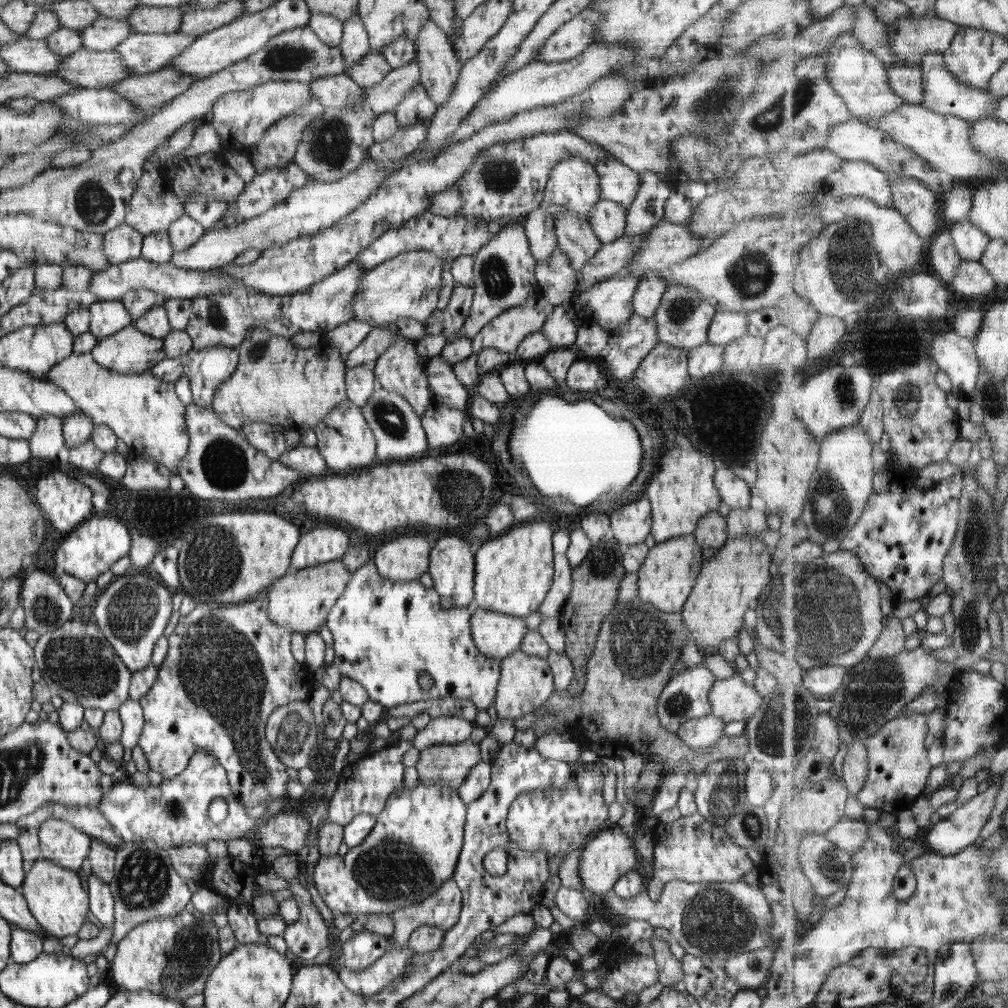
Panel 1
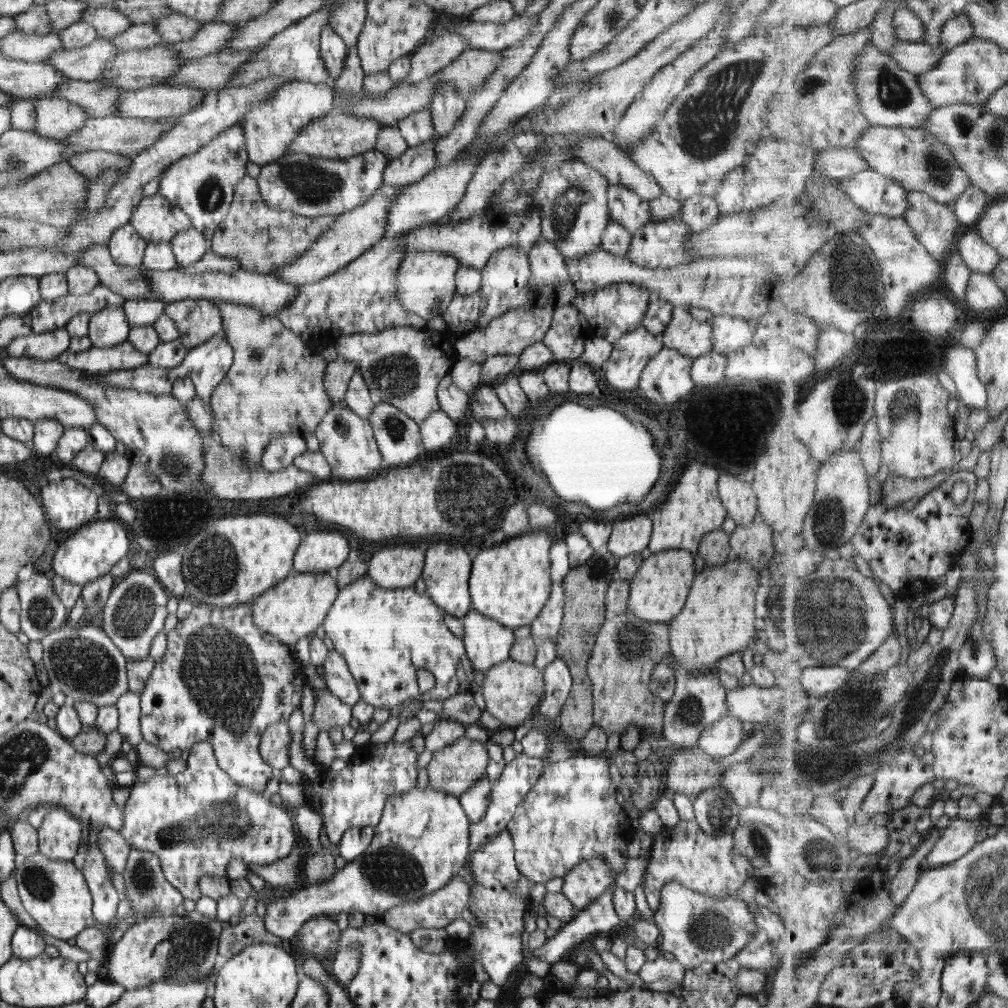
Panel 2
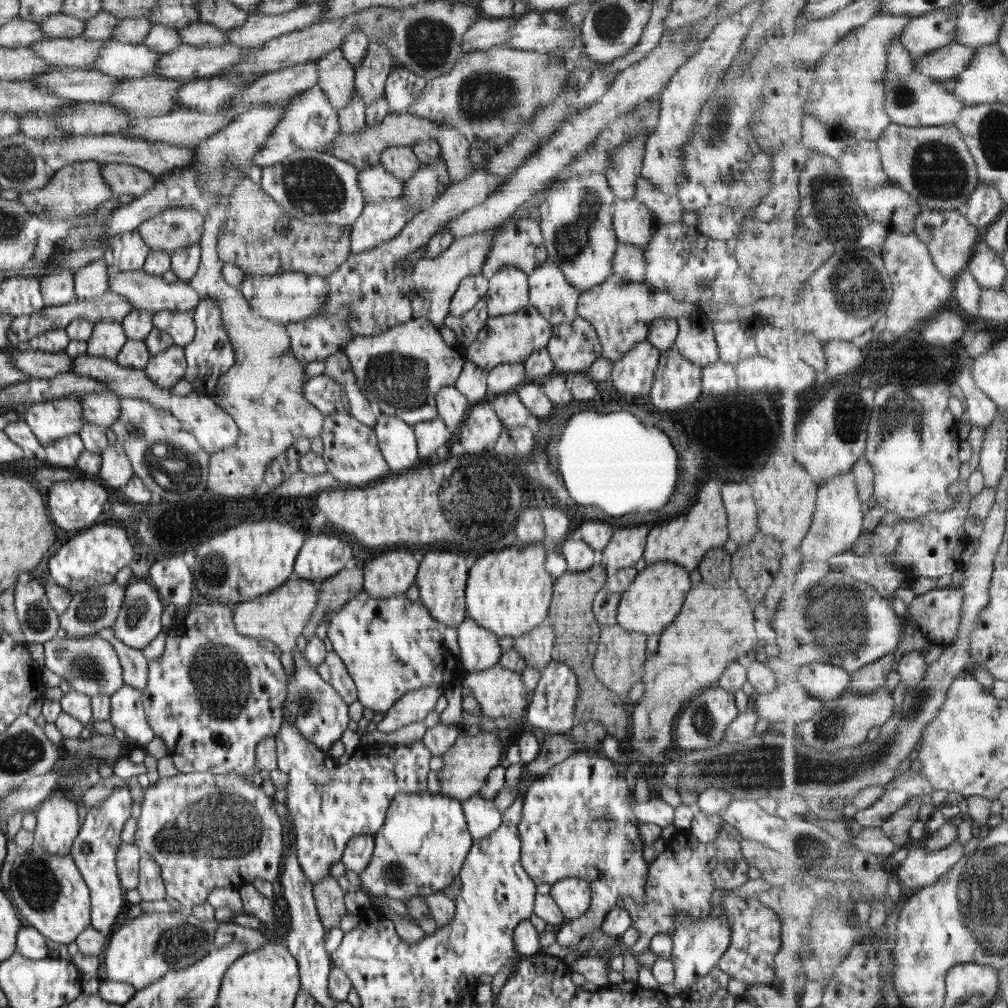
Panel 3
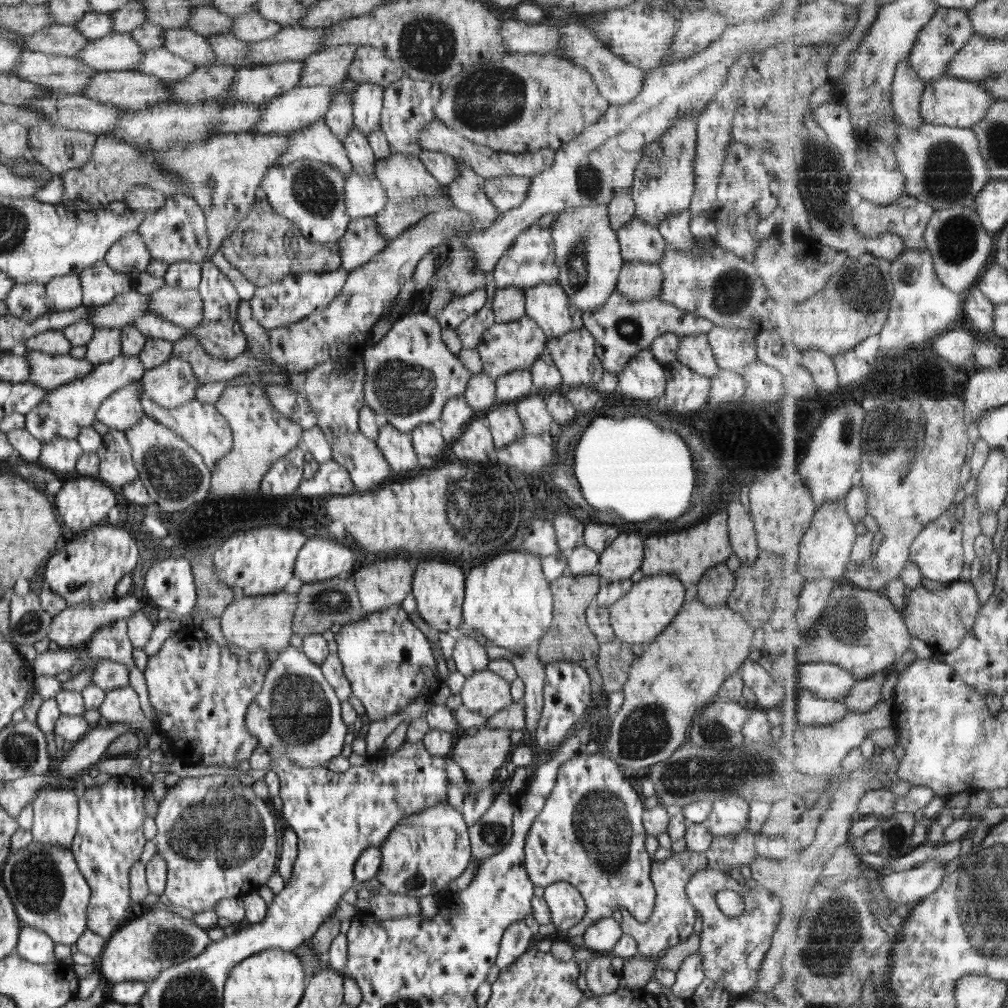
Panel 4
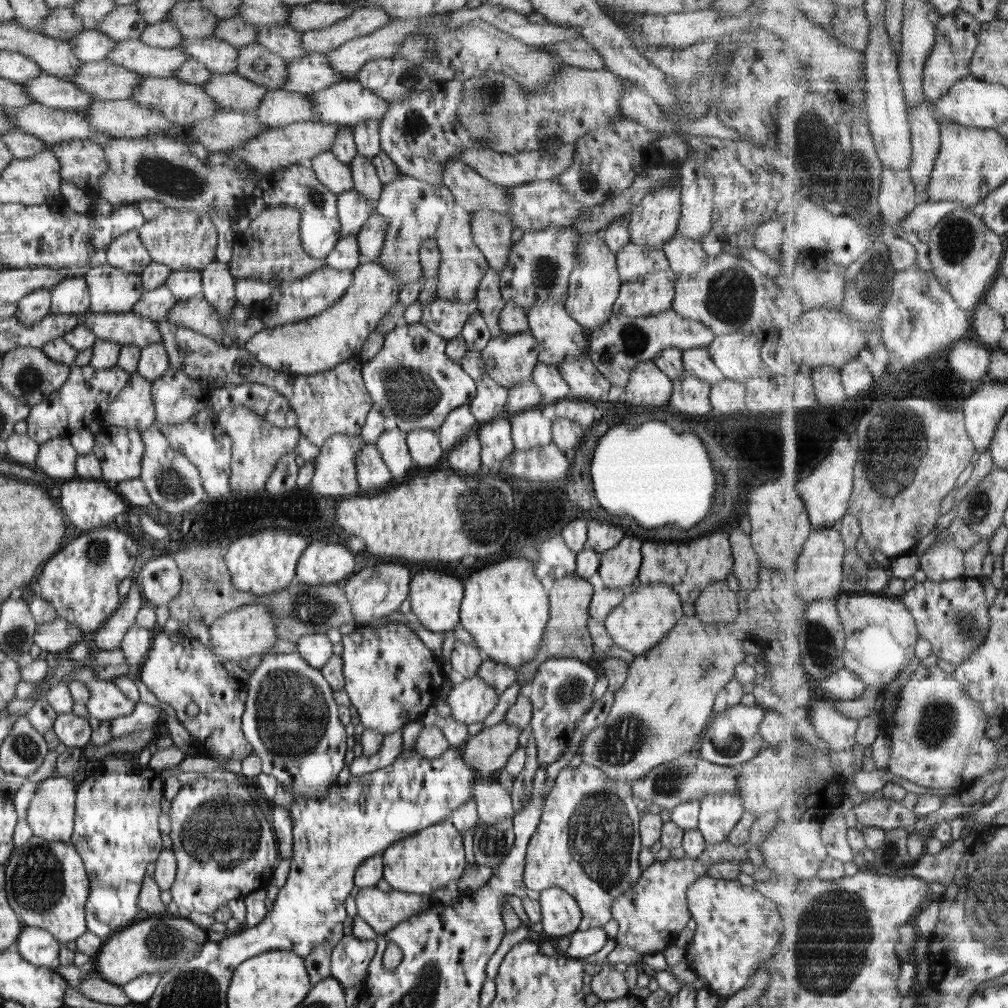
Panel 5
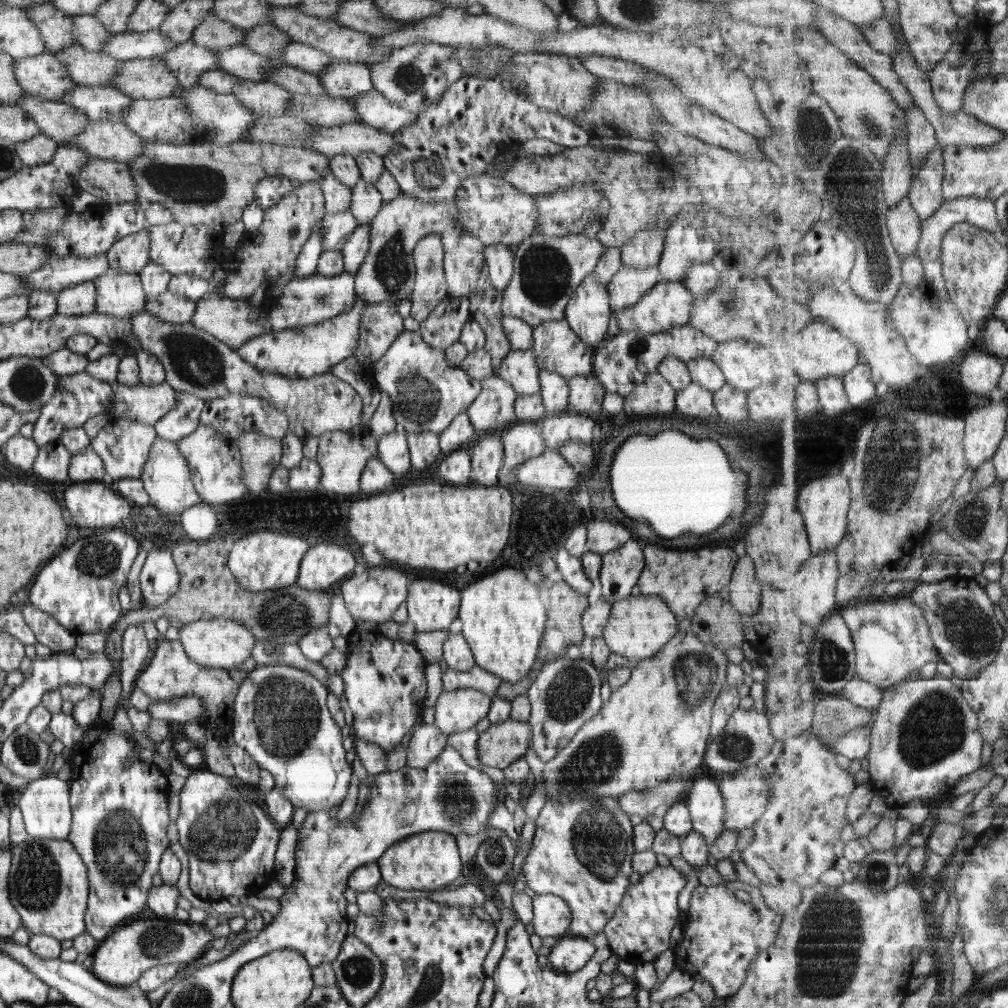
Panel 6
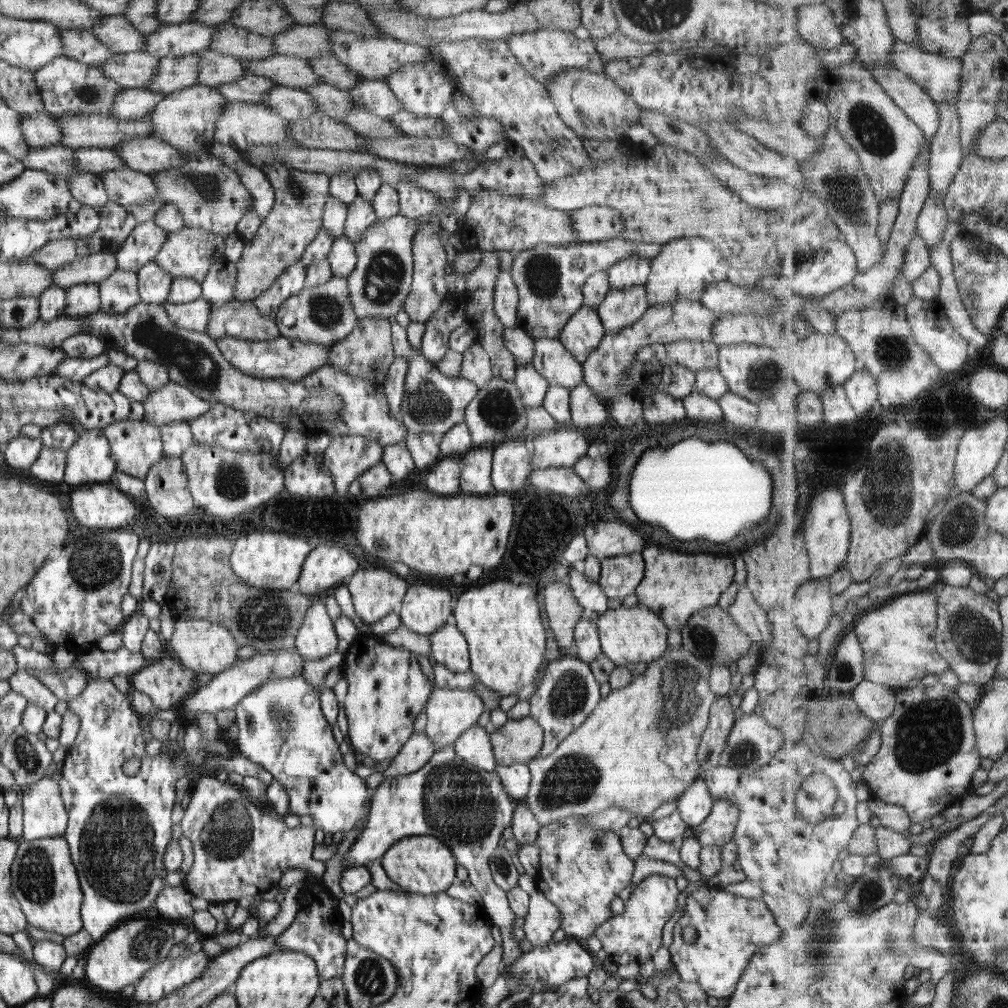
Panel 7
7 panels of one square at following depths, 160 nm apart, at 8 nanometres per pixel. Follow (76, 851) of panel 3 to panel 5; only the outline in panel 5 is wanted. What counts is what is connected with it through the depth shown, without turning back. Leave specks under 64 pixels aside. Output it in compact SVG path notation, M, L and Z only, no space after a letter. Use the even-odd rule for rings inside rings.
M100 767L88 775L76 789L75 819L70 843L82 857L89 878L89 895L85 904L87 930L103 942L122 928L133 925L134 918L140 912L138 897L142 890L146 868L150 862L156 862L163 849L158 818L162 812L160 800L164 784L165 778L160 773L153 775L138 771L118 775L109 774Z

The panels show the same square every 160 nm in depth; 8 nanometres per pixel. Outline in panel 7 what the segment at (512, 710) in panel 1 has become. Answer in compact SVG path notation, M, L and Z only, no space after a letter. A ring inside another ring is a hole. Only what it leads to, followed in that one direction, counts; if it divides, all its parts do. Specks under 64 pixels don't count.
M437 687L431 691L427 700L426 736L436 745L436 750L453 747L455 740L478 722L478 717L484 712L484 703L474 690L447 689Z

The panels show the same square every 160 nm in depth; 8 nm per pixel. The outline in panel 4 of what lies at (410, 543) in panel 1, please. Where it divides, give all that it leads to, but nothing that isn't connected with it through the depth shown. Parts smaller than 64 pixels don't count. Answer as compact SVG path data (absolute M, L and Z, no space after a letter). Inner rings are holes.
M398 556L355 569L351 576L363 612L374 613L401 605L412 590L414 572L414 562L398 560Z

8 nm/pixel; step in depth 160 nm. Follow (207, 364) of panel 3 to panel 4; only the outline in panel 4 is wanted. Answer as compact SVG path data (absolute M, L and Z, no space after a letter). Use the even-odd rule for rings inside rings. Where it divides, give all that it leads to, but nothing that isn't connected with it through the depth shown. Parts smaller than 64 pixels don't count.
M211 260L200 265L201 283L198 291L203 300L203 321L188 332L202 343L207 353L220 360L232 361L247 350L247 336L237 321L241 298L232 281Z

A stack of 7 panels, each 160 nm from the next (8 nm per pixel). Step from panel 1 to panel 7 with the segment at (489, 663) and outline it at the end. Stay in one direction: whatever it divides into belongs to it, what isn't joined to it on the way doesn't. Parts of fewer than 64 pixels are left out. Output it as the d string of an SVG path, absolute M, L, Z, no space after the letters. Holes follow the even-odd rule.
M359 633L345 653L342 667L348 682L343 708L348 720L346 739L351 749L359 756L364 755L375 762L394 759L403 744L413 735L414 720L427 705L433 688L431 680L419 666L417 654L400 646L392 646L374 634Z

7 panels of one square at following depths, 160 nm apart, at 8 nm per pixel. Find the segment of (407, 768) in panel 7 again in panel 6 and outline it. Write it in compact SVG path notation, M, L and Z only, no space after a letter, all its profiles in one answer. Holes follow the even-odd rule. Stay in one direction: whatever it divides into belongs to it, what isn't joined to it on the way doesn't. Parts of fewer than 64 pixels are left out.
M434 724L420 725L408 742L406 765L410 768L426 768L442 754L447 745L447 737Z

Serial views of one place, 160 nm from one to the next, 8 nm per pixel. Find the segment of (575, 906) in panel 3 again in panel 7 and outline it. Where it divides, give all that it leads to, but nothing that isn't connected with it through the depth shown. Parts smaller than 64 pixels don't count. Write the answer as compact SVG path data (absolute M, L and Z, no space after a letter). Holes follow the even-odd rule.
M537 890L529 896L529 909L525 916L526 940L536 947L552 941L552 935L561 928L561 914L551 900Z

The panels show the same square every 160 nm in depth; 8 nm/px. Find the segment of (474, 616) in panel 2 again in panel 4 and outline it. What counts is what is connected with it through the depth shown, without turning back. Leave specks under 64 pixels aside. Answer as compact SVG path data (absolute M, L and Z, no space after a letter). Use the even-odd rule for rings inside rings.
M466 635L456 637L453 659L457 671L465 677L486 669L489 663L488 653L484 645Z

